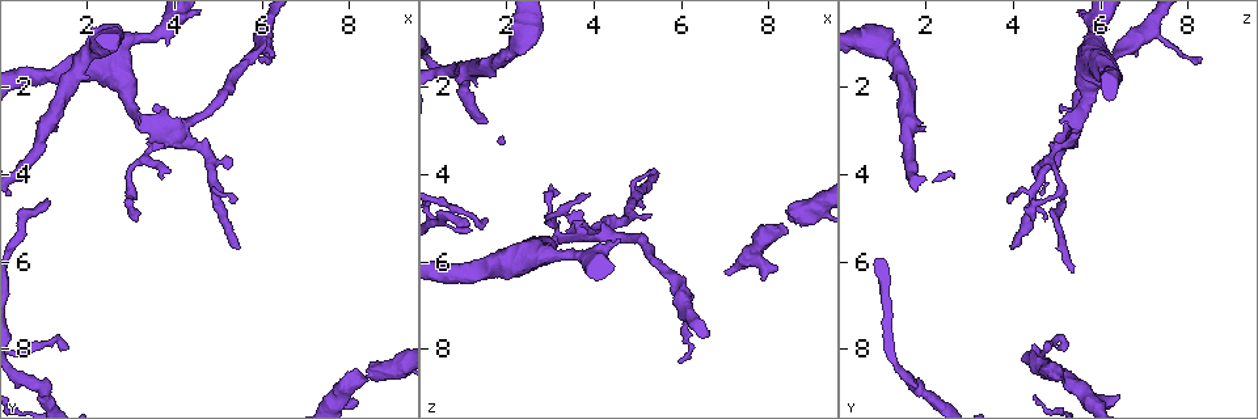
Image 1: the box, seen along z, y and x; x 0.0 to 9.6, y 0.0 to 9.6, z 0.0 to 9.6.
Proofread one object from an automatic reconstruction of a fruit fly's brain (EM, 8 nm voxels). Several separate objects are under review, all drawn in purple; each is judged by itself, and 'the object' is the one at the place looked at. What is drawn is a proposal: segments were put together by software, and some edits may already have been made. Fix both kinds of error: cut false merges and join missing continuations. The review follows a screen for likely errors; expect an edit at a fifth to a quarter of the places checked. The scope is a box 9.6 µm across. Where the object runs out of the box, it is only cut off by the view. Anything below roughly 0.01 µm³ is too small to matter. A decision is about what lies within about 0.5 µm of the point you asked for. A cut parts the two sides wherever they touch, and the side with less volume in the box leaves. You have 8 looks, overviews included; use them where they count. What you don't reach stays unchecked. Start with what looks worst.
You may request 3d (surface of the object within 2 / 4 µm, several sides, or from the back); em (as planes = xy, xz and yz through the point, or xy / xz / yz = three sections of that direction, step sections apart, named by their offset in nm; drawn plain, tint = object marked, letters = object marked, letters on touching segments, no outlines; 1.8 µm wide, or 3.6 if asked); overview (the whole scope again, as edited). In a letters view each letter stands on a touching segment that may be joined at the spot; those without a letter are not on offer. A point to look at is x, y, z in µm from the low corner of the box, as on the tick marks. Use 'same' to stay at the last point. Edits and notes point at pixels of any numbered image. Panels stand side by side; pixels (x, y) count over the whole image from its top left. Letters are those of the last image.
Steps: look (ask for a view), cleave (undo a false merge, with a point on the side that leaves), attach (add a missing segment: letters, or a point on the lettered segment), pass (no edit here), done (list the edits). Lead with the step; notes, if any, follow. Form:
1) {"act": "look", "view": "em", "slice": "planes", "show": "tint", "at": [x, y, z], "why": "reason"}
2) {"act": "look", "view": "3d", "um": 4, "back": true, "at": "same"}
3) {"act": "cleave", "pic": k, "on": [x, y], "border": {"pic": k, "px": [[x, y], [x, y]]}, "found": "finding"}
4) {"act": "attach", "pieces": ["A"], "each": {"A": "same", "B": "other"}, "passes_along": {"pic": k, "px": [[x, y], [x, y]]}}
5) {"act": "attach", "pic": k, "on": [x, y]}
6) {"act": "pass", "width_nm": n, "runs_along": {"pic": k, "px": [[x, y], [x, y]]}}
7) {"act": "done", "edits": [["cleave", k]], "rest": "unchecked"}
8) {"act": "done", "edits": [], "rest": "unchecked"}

{"act": "look", "view": "3d", "um": 4, "at": [5.50, 5.65, 3.95], "why": "branch stops here"}

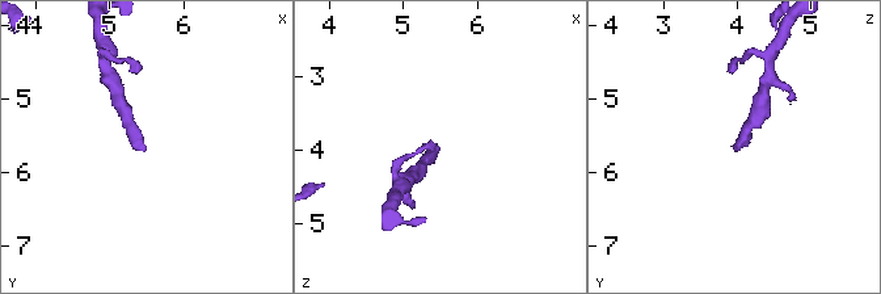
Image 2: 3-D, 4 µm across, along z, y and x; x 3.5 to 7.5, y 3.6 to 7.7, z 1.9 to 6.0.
{"act": "look", "view": "em", "slice": "planes", "show": "letters", "at": [5.45, 5.70, 3.95]}

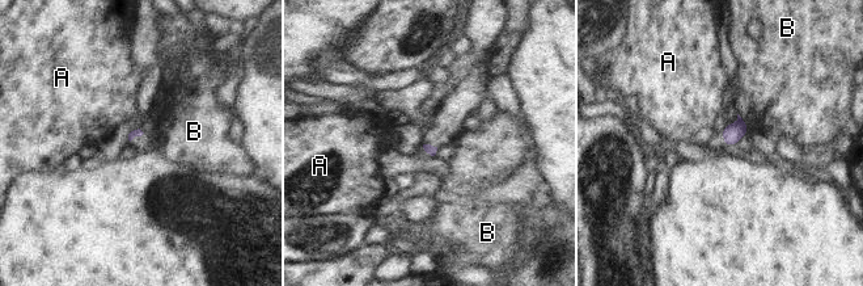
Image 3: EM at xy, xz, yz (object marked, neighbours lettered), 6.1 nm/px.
{"act": "pass", "each": {"A": "other", "B": "other"}, "border": {"pic": 3, "px": [[737, 113], [744, 121], [748, 133]]}, "found": "none of them fits"}

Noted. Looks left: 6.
{"act": "look", "view": "em", "slice": "yz", "step": 8, "show": "letters", "at": [8.60, 8.70, 5.05], "why": "end of a long branch"}

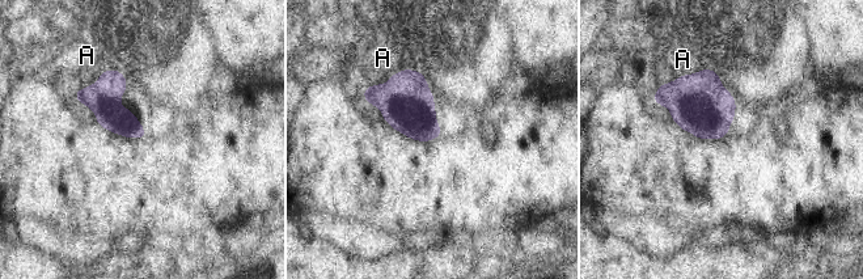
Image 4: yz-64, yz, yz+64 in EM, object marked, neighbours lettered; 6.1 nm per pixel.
{"act": "look", "view": "em", "slice": "planes", "show": "letters", "at": "same", "why": "another direction"}

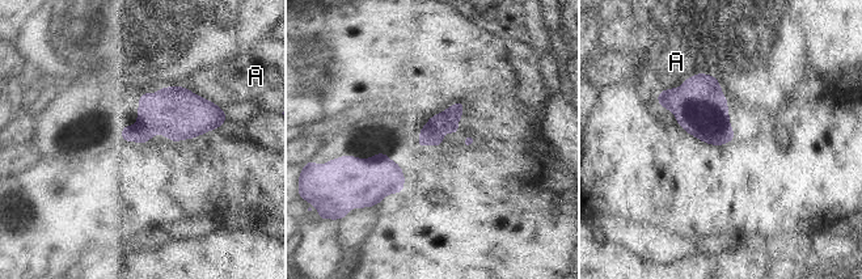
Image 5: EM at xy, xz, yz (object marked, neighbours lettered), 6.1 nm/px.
{"act": "pass", "each": {"A": "other"}, "runs_along": {"pic": 5, "px": [[460, 105], [421, 144]]}, "found": "no lettered segment goes on from it"}

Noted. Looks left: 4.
{"act": "look", "view": "em", "slice": "xy", "step": 16, "show": "tint", "at": [6.00, 1.35, 8.25], "why": "thin end"}

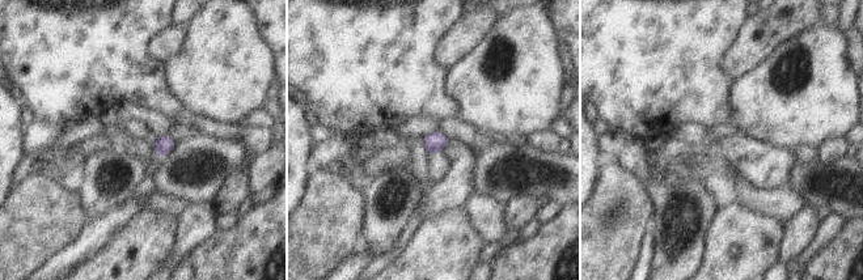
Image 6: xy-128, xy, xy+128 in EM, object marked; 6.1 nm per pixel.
{"act": "look", "view": "em", "slice": "planes", "show": "letters", "at": "same"}

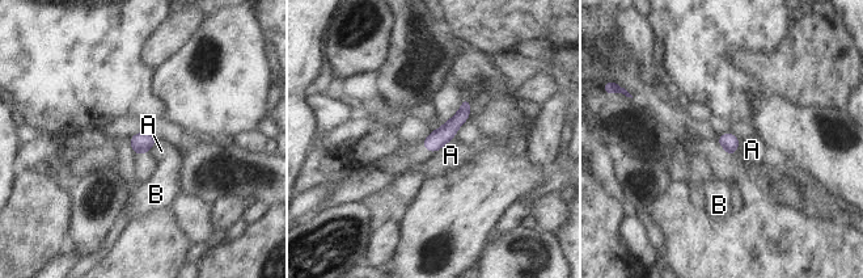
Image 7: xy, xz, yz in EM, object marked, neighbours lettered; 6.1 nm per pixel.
{"act": "pass", "each": {"A": "other", "B": "other"}, "runs_along": {"pic": 7, "px": [[465, 101], [464, 113], [430, 147]]}, "found": "no lettered segment goes on from it"}

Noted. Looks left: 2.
{"act": "done", "edits": [], "rest": "unchecked"}

